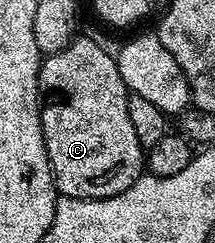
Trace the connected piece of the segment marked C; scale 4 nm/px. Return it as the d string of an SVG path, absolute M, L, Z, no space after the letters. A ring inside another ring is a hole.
M83 35L76 36L61 51L42 58L39 87L45 94L45 104L41 109L43 138L56 190L64 197L90 201L103 201L107 197L121 195L121 191L128 189L144 172L145 150L129 119L129 92L122 81L116 58L111 53L107 54L97 42Z

